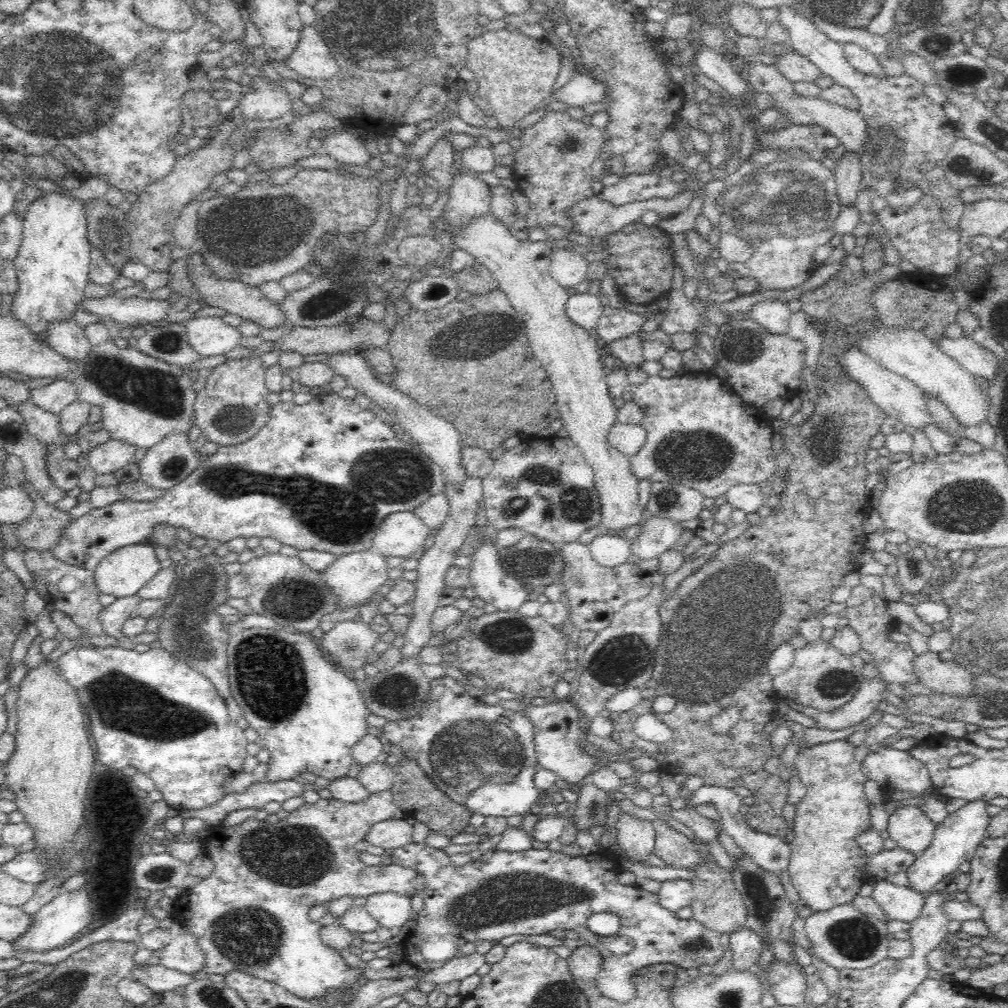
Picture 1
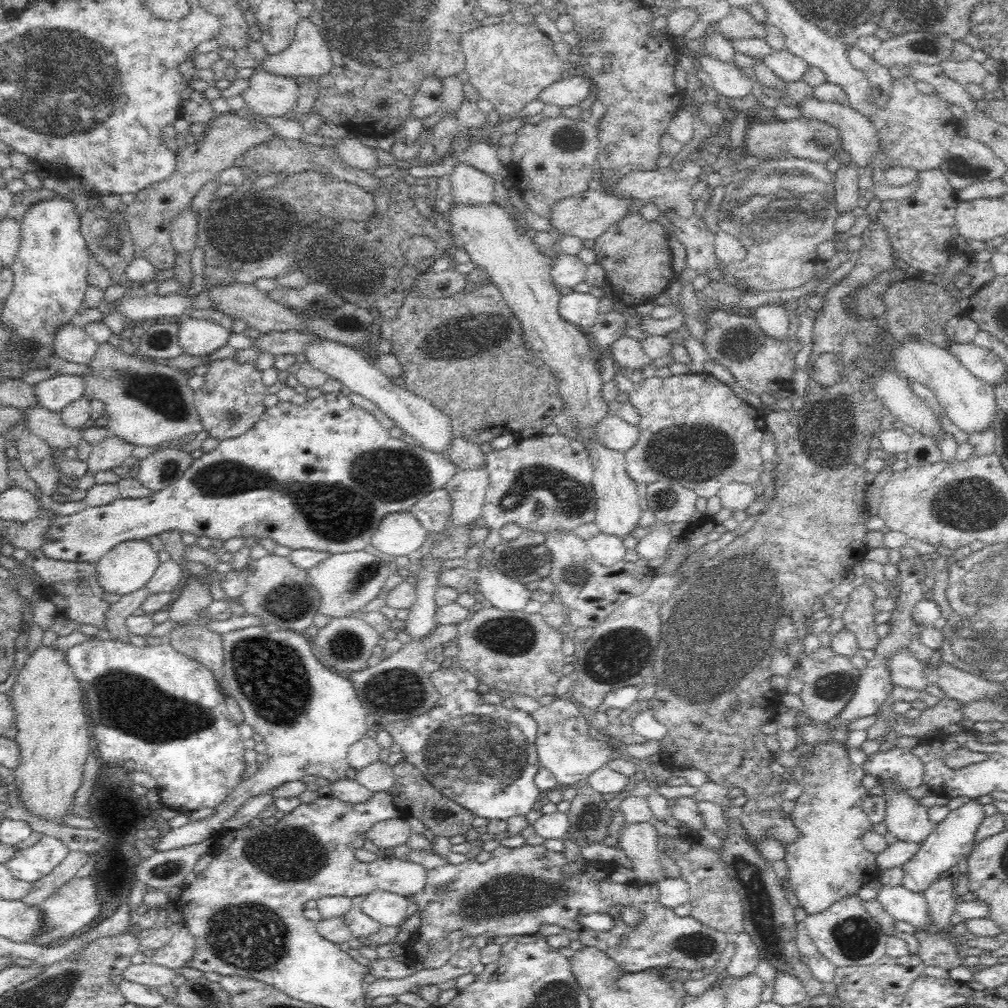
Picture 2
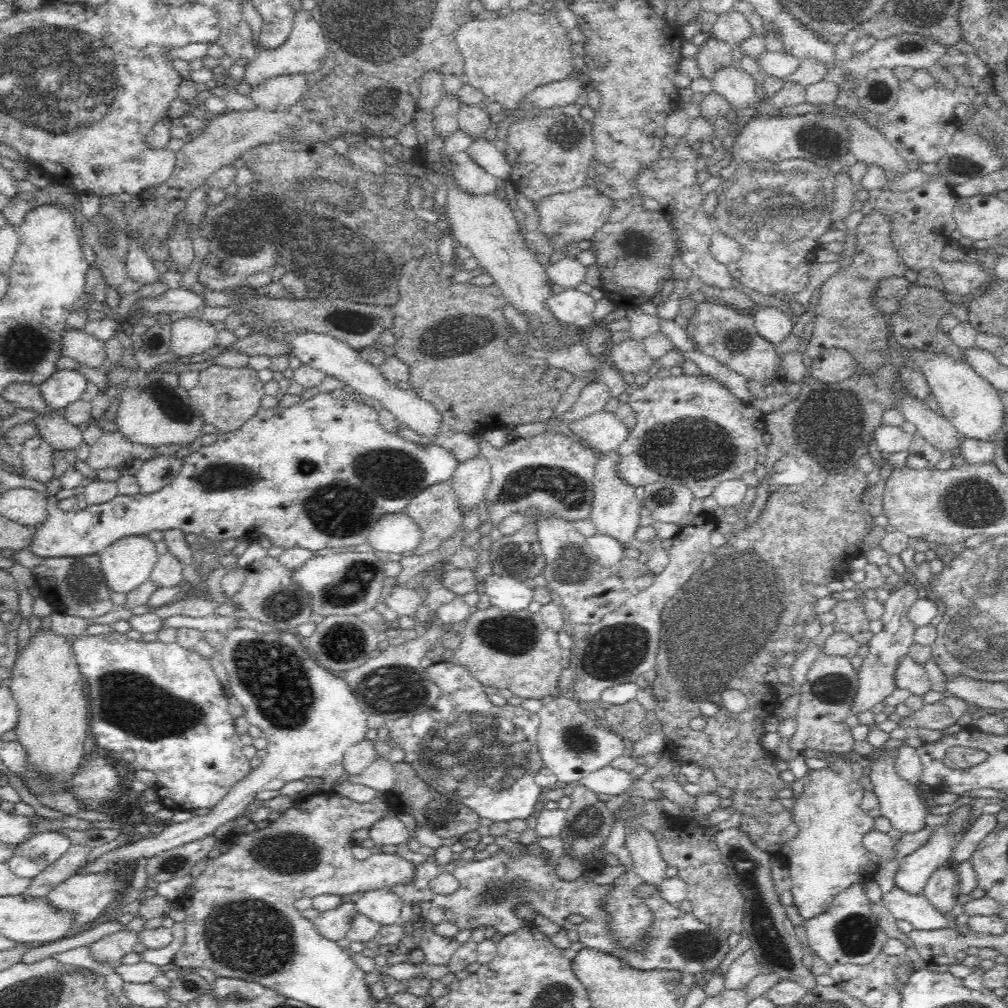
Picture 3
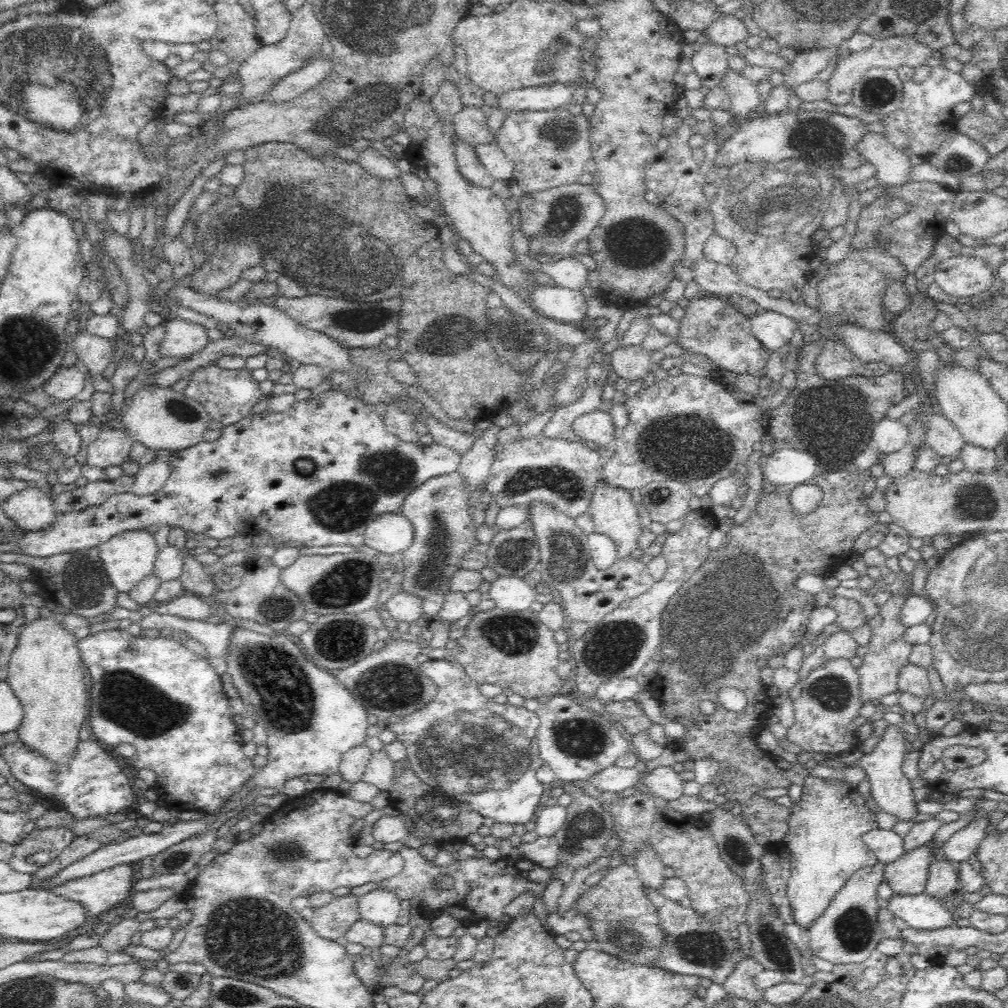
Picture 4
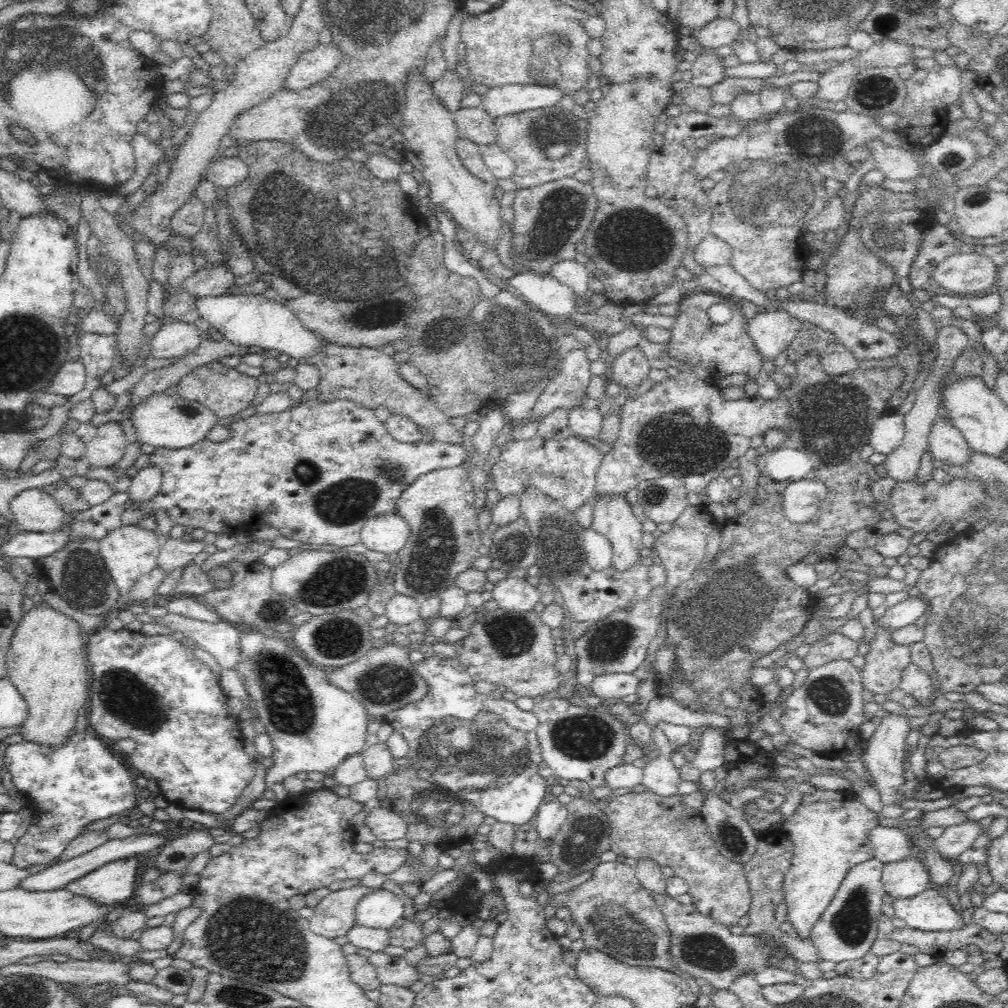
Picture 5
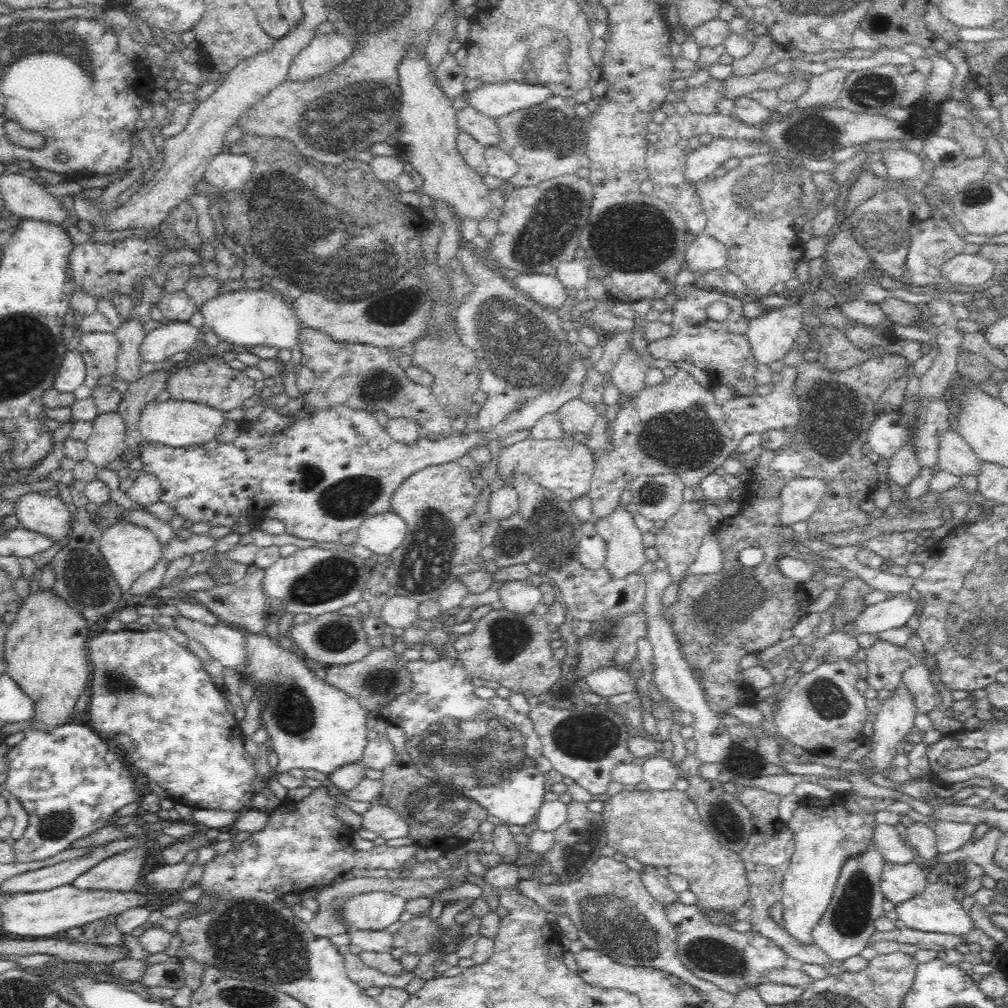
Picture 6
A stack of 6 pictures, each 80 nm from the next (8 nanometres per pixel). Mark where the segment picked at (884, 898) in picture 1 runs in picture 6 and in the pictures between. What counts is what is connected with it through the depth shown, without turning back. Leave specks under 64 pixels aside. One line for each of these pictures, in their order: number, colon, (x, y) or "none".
2: (903, 905)
3: (915, 908)
4: (922, 912)
5: (930, 911)
6: (935, 909)

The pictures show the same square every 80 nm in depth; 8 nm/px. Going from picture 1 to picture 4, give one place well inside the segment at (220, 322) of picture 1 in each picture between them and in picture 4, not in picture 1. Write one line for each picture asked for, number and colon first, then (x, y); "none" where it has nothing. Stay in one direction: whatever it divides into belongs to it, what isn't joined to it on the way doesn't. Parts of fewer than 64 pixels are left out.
2: (198, 336)
3: (190, 336)
4: (182, 338)

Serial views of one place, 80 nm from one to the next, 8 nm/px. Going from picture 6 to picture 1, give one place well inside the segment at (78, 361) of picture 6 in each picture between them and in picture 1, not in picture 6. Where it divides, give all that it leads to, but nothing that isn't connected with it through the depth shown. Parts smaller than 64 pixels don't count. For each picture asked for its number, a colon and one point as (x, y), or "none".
1: (53, 399)
2: (55, 394)
3: (66, 386)
4: (67, 383)
5: (70, 379)

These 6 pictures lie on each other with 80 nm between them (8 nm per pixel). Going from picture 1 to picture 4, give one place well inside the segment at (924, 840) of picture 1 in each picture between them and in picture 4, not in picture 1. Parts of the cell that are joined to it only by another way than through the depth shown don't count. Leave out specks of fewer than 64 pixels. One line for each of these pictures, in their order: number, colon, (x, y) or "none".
2: (906, 819)
3: (900, 804)
4: (892, 791)

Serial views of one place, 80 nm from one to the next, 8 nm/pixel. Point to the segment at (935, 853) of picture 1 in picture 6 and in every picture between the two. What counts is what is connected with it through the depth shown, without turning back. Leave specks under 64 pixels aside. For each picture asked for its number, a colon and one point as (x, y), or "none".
2: (952, 840)
3: (937, 852)
4: (908, 875)
5: (904, 879)
6: (899, 883)

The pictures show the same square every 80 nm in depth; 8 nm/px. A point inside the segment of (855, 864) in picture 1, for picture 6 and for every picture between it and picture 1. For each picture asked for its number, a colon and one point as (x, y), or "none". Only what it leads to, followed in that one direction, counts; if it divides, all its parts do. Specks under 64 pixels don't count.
2: (827, 861)
3: (827, 856)
4: (825, 841)
5: (829, 833)
6: (826, 835)

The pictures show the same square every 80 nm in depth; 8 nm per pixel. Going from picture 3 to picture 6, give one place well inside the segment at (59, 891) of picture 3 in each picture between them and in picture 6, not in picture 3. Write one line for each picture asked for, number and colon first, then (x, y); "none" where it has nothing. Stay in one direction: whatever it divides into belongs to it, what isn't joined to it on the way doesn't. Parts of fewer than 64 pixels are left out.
4: (100, 893)
5: (116, 882)
6: (122, 873)

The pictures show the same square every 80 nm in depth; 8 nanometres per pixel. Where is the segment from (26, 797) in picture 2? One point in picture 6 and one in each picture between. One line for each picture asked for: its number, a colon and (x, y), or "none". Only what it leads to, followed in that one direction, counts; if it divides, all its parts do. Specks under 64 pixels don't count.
3: (53, 713)
4: (46, 673)
5: (46, 663)
6: (46, 647)

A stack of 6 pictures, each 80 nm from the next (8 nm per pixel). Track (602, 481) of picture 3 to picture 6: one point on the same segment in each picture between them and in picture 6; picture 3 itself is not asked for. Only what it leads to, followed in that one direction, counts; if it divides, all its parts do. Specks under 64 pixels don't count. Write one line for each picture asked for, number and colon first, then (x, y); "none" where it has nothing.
4: (614, 514)
5: (613, 517)
6: (625, 552)

